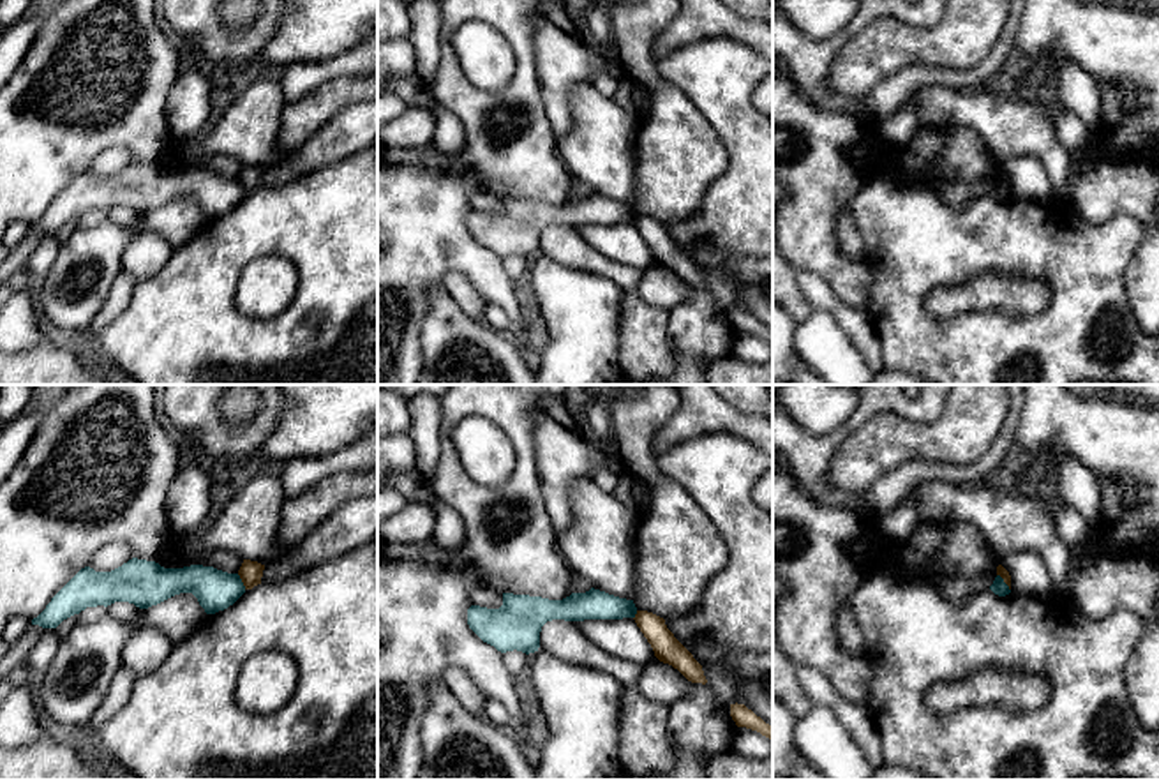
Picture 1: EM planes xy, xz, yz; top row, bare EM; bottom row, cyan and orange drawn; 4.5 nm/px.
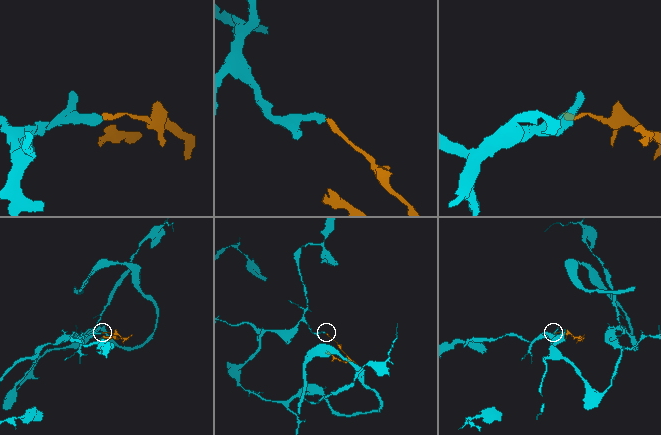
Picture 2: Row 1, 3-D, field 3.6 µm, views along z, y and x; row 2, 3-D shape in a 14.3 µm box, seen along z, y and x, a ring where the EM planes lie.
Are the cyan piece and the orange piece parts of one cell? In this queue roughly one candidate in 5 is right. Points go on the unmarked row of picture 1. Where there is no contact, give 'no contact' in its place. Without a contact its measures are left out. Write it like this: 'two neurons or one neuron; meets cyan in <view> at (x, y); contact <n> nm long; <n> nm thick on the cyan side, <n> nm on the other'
two neurons; meets cyan in xy at (240, 186); contact 80 nm long; 190 nm thick on the cyan side, 110 nm on the other

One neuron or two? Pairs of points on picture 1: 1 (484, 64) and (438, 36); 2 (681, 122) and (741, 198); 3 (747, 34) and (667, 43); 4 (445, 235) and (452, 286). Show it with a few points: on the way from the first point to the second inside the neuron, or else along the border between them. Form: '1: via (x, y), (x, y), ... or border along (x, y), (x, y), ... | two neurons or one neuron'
1: via (473, 53), (457, 37), (448, 37) | one neuron
2: border along (717, 133), (727, 168), (699, 207) | two neurons
3: via (727, 25), (690, 25), (687, 29) | one neuron
4: border along (441, 279), (448, 272), (461, 272), (484, 297) | two neurons

